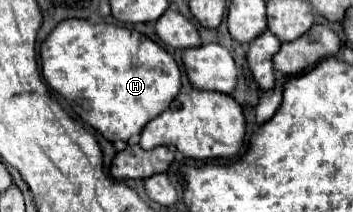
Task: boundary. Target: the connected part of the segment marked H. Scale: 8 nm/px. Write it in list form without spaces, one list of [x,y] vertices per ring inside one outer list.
[[[65,19],[41,43],[41,73],[47,85],[71,101],[78,119],[89,123],[109,141],[129,141],[155,119],[181,89],[181,71],[173,55],[147,35],[111,23],[91,23],[81,19]]]

